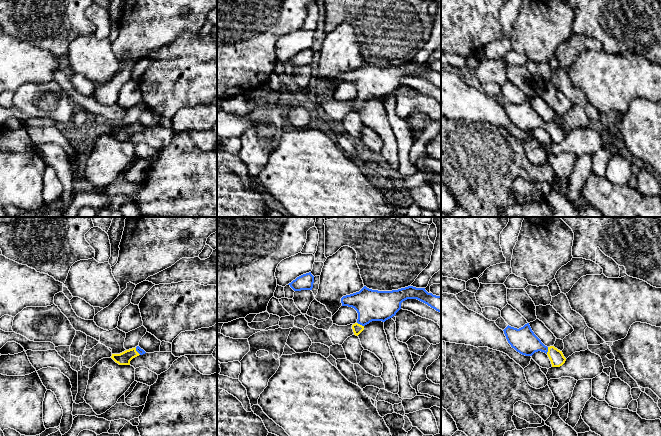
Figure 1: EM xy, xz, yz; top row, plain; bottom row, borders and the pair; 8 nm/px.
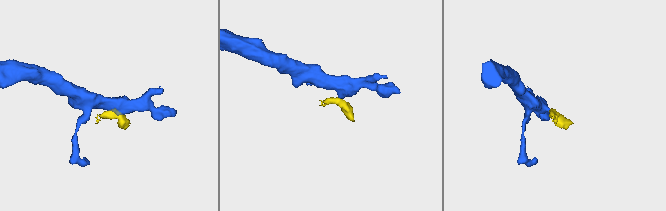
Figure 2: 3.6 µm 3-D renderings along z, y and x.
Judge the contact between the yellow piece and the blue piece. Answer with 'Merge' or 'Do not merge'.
Merge

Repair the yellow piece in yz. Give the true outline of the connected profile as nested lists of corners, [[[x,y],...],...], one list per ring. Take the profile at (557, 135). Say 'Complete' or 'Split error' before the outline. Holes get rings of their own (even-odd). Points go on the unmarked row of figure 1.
Split error. [[[529,99],[519,105],[508,101],[503,107],[511,123],[522,131],[532,132],[535,128],[544,128],[548,131],[552,143],[560,143],[566,137],[562,127],[554,122],[547,123],[541,118]]]

